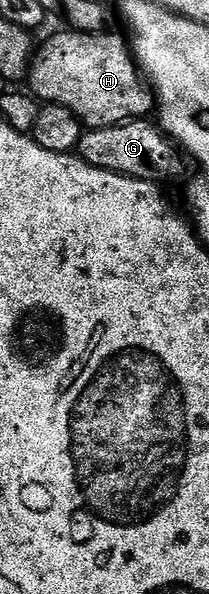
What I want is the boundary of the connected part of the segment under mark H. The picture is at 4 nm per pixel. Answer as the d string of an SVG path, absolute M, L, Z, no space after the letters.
M63 30L57 36L52 36L44 45L35 49L31 65L28 69L26 77L27 83L32 83L30 87L31 95L35 96L37 100L44 104L57 104L58 106L66 106L66 110L70 110L77 116L79 120L84 121L88 128L105 128L106 126L114 126L121 124L127 120L139 120L149 115L148 111L153 111L154 108L154 93L147 83L142 79L141 69L138 67L135 55L130 47L129 41L124 40L120 36L115 36L112 30L105 30L102 32L95 32L94 34L82 34L81 32L74 32L71 30Z

